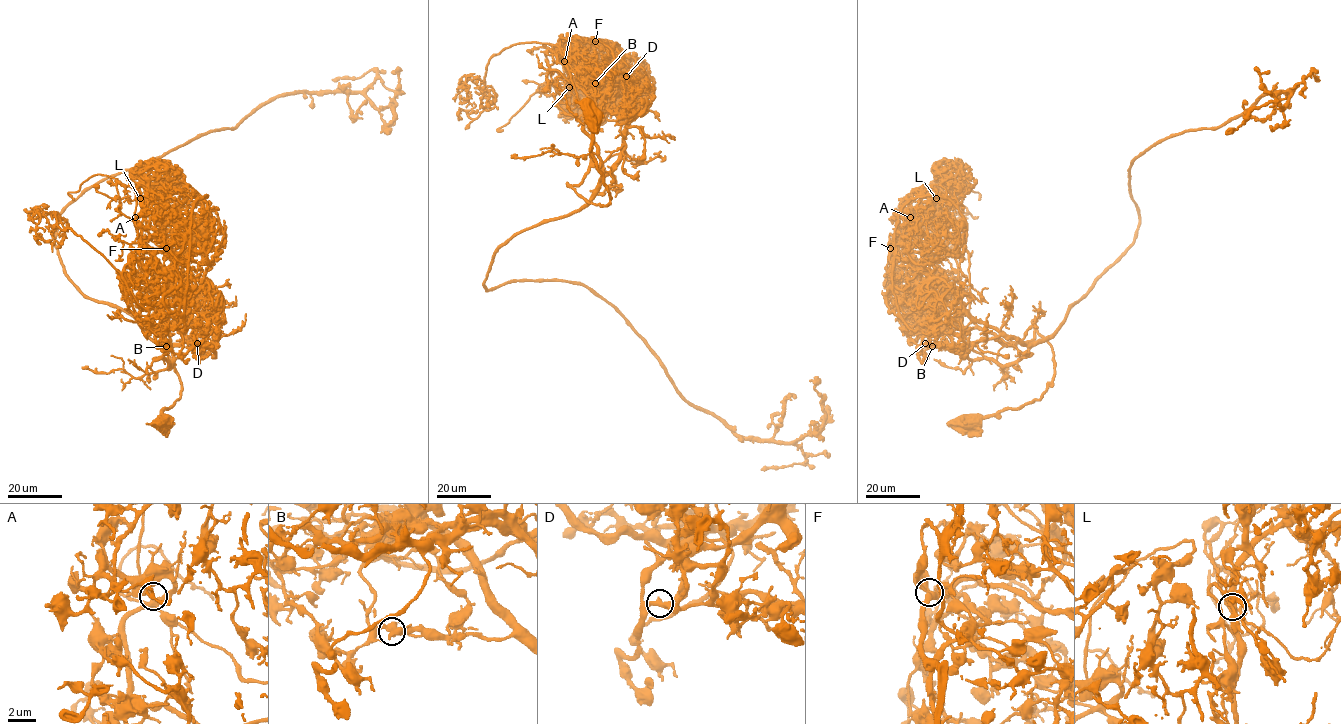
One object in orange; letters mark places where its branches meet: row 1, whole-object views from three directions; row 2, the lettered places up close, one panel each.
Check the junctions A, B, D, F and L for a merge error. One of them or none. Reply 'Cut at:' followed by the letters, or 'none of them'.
Cut at: B

